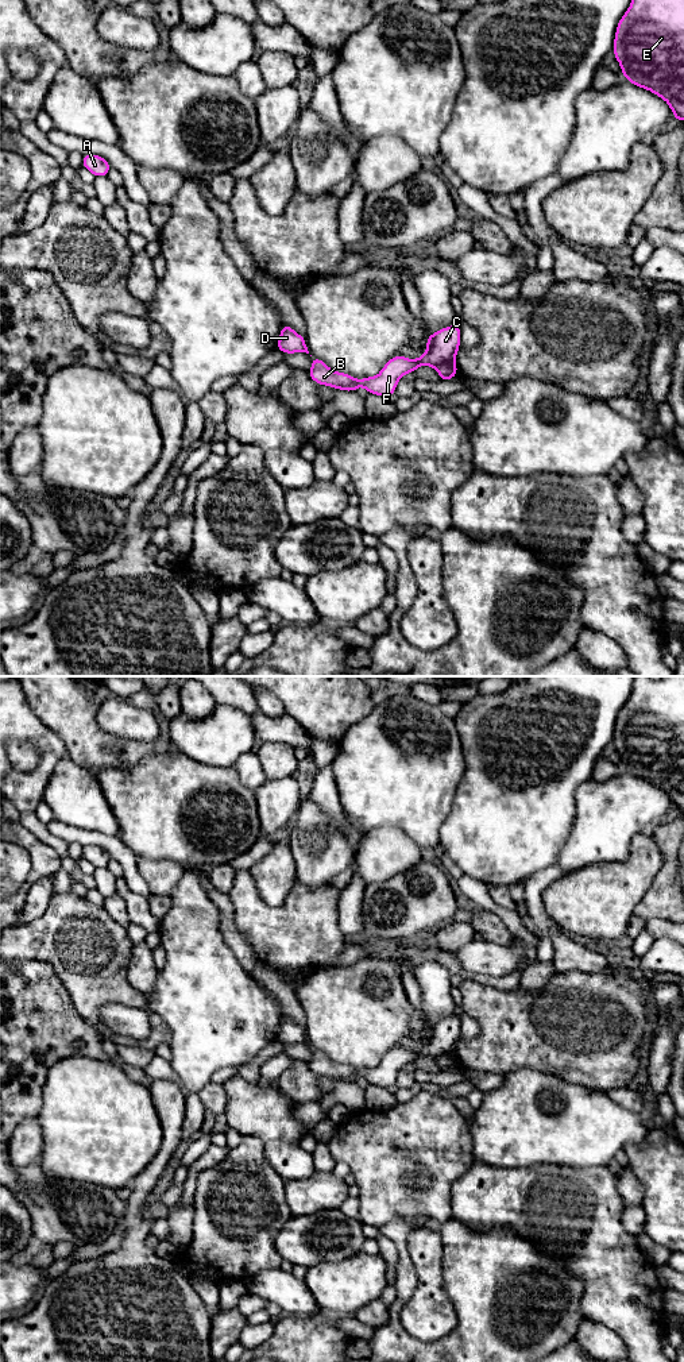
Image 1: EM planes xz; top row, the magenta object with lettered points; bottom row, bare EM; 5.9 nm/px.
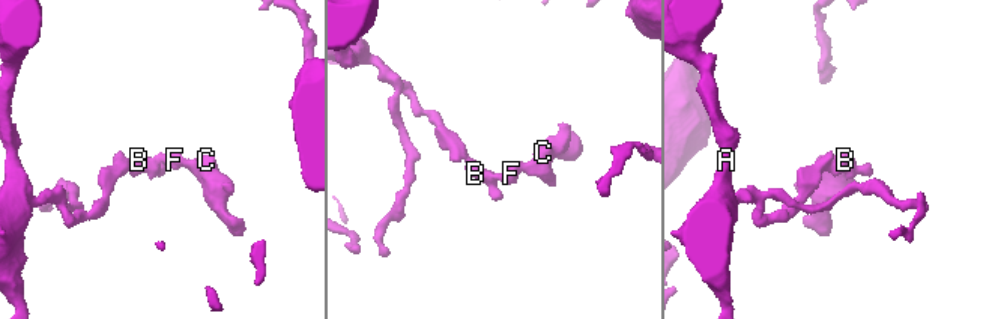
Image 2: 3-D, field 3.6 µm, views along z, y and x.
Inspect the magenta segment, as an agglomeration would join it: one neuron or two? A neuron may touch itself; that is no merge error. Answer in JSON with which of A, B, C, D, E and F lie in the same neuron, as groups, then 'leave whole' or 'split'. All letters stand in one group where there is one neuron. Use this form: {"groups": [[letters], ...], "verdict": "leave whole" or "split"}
{"groups": [["A", "B", "D", "E"], ["C", "F"]], "verdict": "split"}

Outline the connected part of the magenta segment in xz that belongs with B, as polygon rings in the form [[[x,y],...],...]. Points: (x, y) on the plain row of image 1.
[[[312,1047],[312,1060],[308,1066],[317,1074],[335,1079],[337,1081],[356,1083],[355,1069],[345,1064],[339,1064],[328,1058],[325,1053]]]

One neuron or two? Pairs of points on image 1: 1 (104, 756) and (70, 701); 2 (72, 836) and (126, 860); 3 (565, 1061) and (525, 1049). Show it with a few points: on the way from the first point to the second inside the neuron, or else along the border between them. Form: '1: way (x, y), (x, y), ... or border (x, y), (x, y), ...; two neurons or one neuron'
1: way (91, 743), (80, 732), (72, 714); one neuron
2: way (85, 837), (103, 840), (112, 847); one neuron
3: way (556, 1052), (553, 1049), (534, 1049); one neuron

